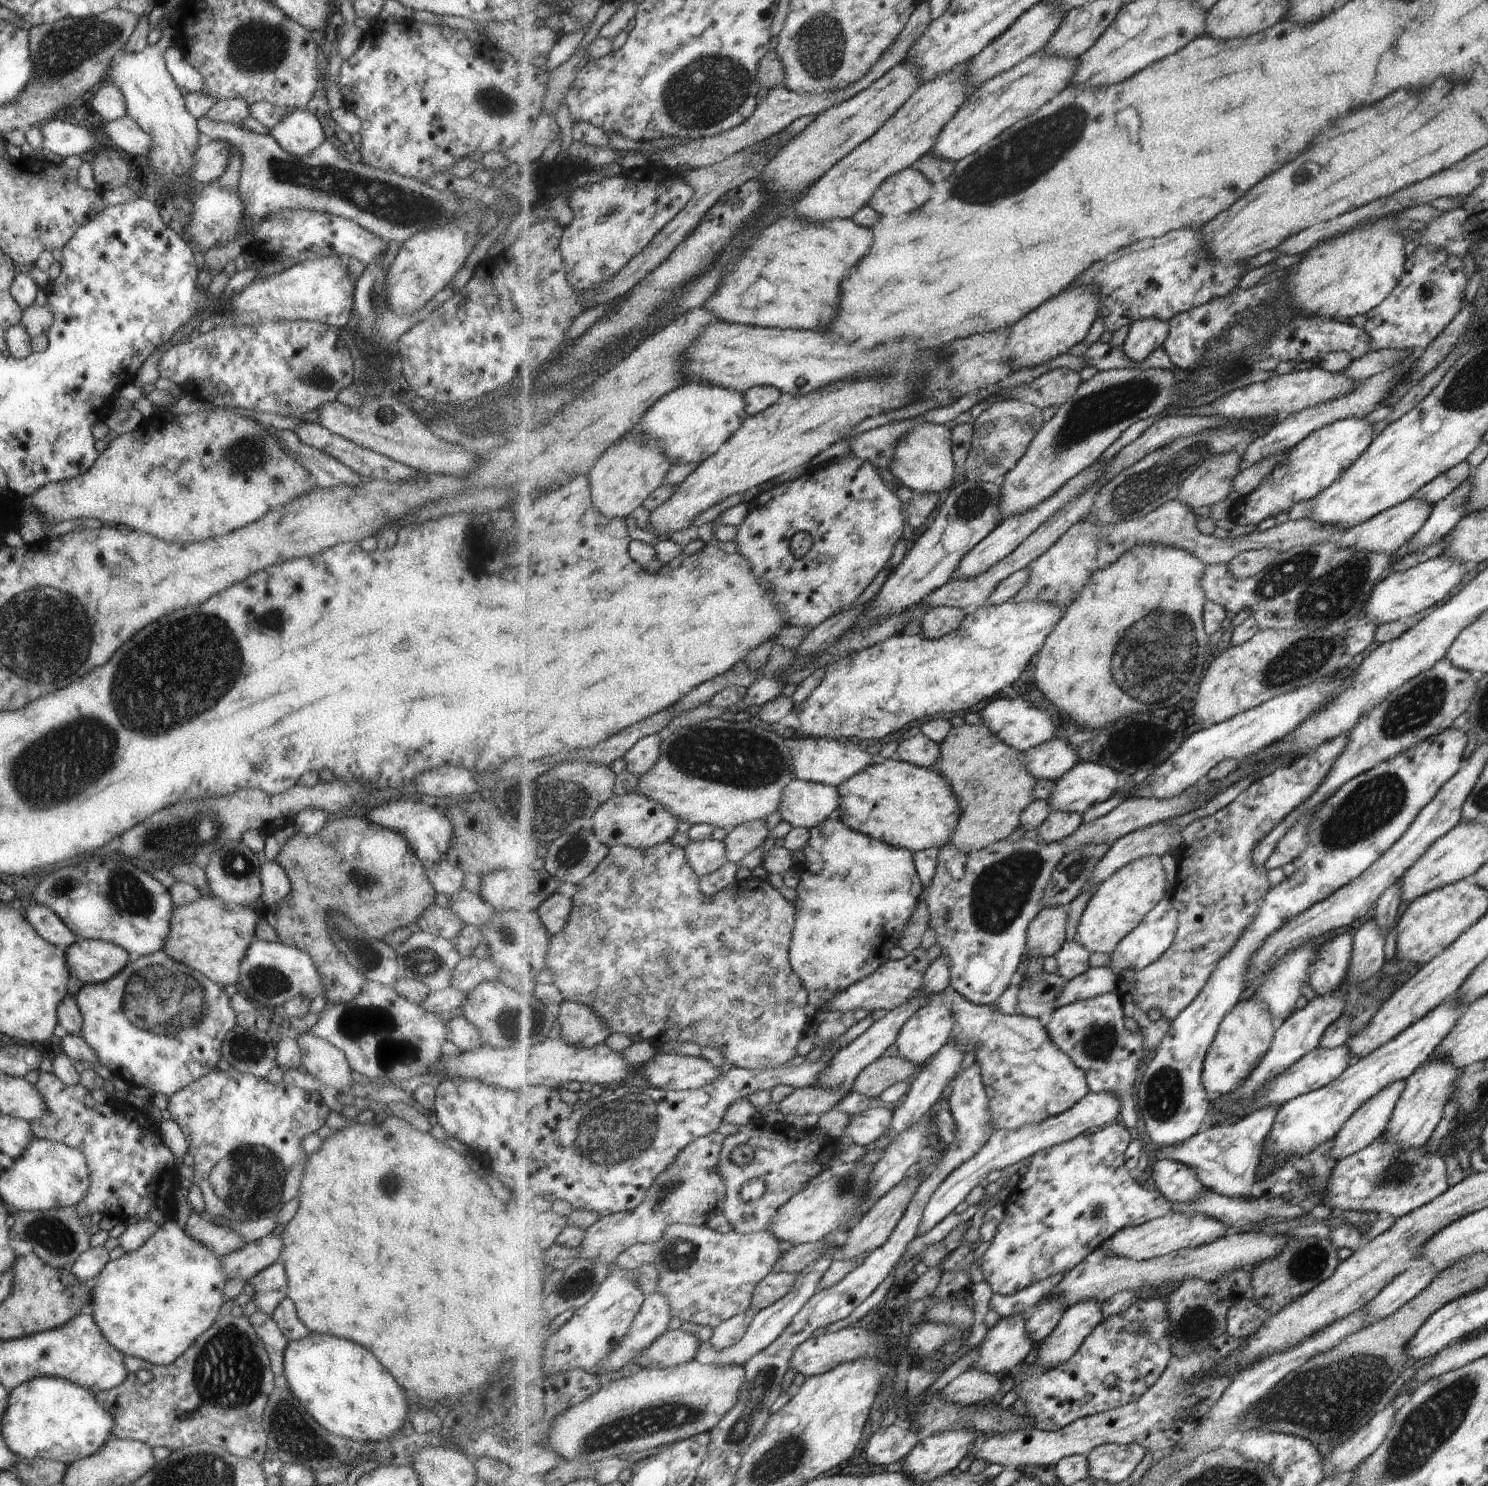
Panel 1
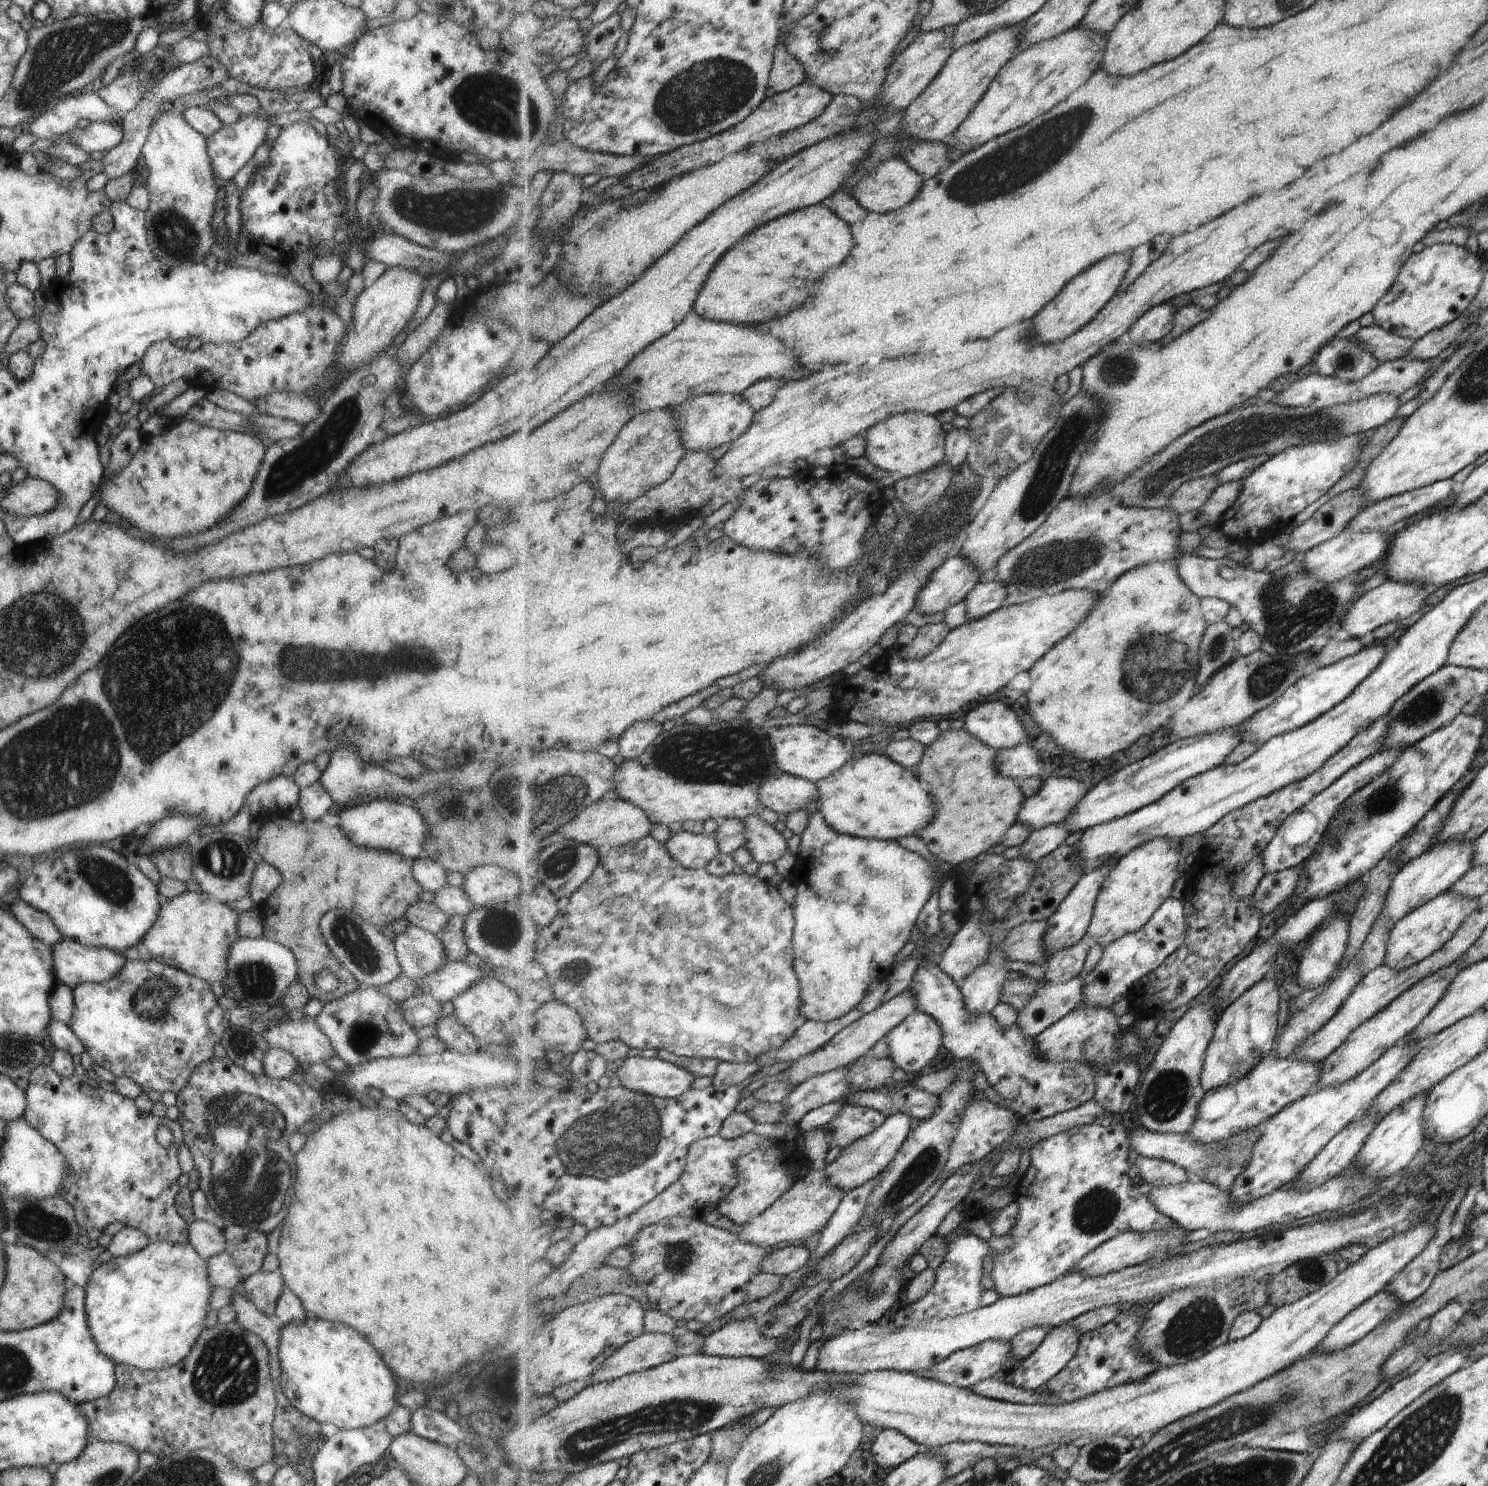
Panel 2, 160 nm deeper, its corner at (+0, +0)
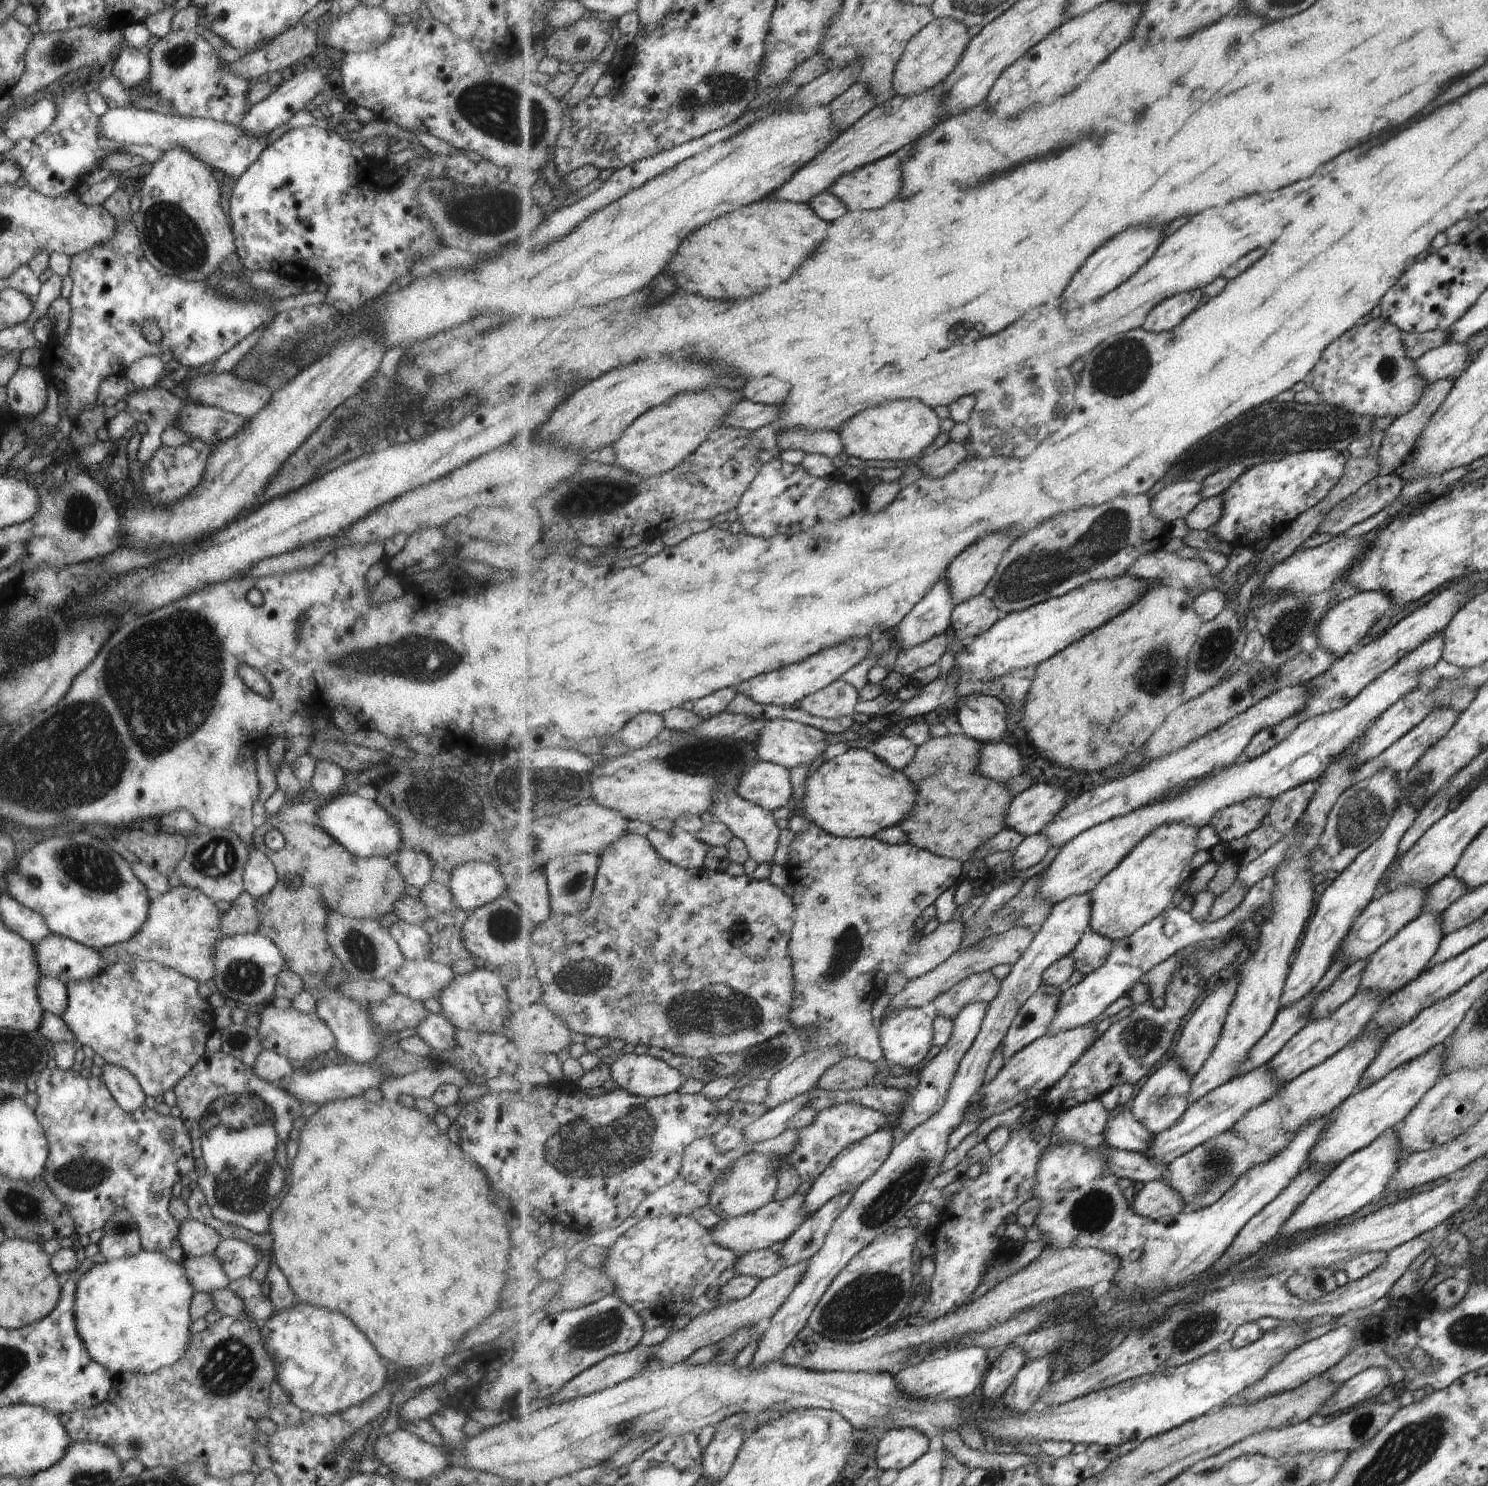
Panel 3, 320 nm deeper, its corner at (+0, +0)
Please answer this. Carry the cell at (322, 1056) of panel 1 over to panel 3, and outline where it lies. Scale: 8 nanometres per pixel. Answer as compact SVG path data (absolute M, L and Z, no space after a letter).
M266 1005L259 1014L259 1026L256 1032L262 1049L280 1054L295 1066L304 1065L321 1052L326 1053L335 1046L331 1031L315 1013L302 1013L293 1008L278 1009Z

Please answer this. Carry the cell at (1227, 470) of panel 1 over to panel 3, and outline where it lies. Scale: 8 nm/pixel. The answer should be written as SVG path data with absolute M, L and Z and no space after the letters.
M1179 481L1178 483L1171 483L1152 498L1154 514L1168 524L1178 518L1185 519L1204 500L1201 496L1201 490L1203 490L1201 482Z

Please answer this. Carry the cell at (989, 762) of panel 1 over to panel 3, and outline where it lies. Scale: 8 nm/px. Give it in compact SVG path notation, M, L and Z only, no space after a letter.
M964 734L931 738L918 748L914 760L902 770L907 778L911 778L911 782L917 784L919 794L918 805L911 816L900 825L909 836L911 845L930 851L936 856L965 863L971 858L971 853L988 844L991 838L1006 828L1007 808L1014 795L1009 791L1007 784L983 775L980 766L981 743Z

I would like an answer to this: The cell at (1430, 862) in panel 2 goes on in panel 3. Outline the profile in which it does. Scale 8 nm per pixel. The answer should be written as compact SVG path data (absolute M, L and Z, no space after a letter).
M1405 884L1405 886L1397 886L1395 890L1370 901L1364 911L1353 920L1346 938L1339 946L1337 953L1345 956L1345 964L1349 965L1363 958L1369 958L1375 953L1375 950L1379 949L1379 946L1393 938L1405 924L1415 920L1423 906L1425 894L1427 894L1427 888Z

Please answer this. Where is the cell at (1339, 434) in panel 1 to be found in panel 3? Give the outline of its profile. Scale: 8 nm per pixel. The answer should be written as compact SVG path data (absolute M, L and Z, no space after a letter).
M1330 449L1294 453L1279 461L1253 466L1223 494L1225 500L1223 518L1210 530L1234 548L1255 548L1257 543L1278 538L1289 529L1291 522L1325 498L1325 494L1337 484L1341 474L1343 474L1343 456L1340 452Z

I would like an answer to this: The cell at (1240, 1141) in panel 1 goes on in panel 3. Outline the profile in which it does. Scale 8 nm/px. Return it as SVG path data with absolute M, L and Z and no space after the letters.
M1129 1108L1113 1118L1106 1127L1108 1130L1104 1138L1114 1149L1145 1153L1155 1140L1155 1135L1135 1118Z

